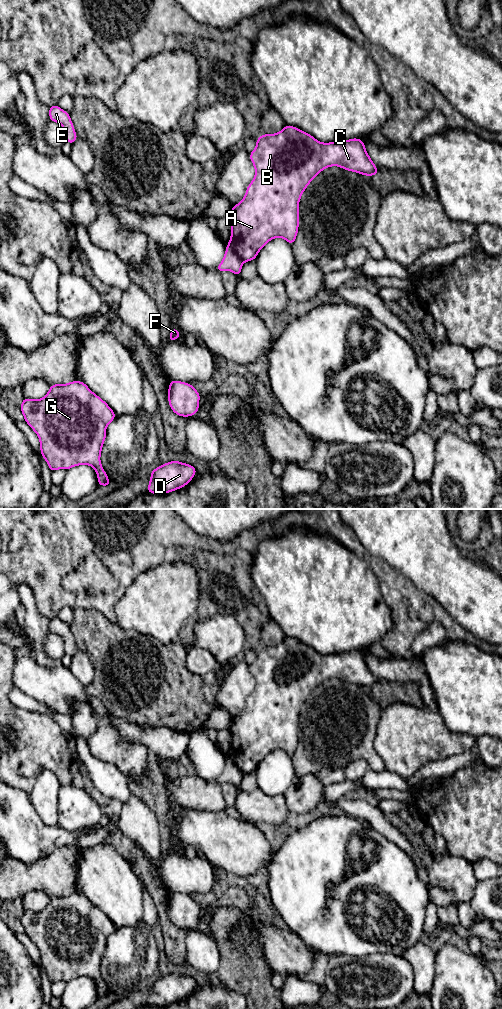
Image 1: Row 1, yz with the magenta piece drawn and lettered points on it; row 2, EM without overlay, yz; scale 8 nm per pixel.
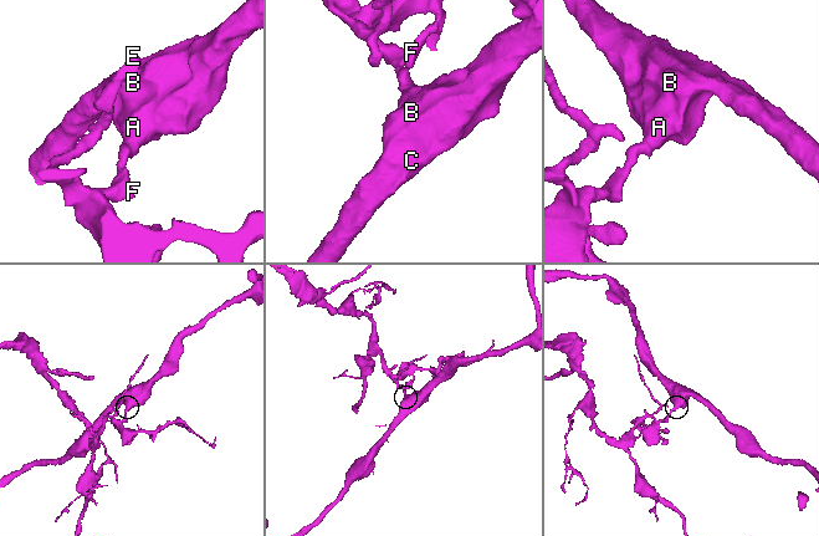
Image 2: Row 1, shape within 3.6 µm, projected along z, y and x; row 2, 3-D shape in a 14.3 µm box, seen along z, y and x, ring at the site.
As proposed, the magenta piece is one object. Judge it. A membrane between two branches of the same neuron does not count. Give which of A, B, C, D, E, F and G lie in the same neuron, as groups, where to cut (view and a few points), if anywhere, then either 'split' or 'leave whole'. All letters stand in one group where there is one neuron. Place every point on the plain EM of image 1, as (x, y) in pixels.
groups A B C / D E F G; cut yz (228, 756), (243, 773); split

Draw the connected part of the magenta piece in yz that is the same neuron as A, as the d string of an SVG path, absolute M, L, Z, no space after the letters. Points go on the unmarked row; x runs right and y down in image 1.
M287 637L278 645L262 646L256 651L255 661L249 665L255 680L255 688L246 700L241 714L232 718L230 723L231 748L229 757L243 774L255 772L260 762L272 751L280 749L293 757L299 740L299 714L310 694L324 681L338 678L342 681L356 684L364 688L374 688L380 685L366 663L364 654L359 650L323 655L312 647Z

